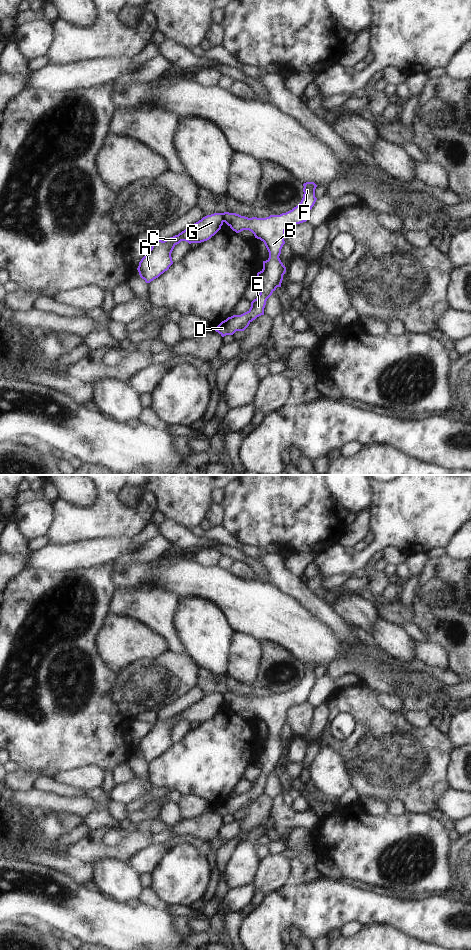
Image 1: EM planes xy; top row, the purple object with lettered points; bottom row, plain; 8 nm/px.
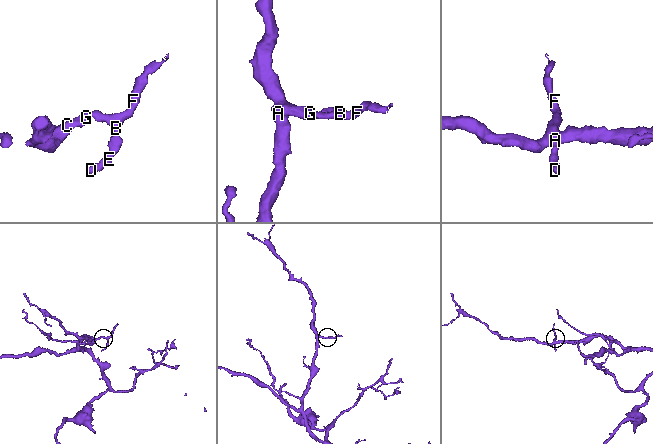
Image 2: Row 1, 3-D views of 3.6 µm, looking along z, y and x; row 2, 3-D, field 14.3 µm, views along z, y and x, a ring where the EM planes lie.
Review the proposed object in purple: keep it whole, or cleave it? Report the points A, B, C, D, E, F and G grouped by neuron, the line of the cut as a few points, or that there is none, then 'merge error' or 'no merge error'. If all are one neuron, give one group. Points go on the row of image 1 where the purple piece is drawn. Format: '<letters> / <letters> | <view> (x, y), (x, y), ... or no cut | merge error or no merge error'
A C G / B D E F | xy (222, 213), (224, 221) | merge error

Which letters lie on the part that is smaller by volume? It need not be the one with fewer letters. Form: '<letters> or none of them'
B, D, E, F

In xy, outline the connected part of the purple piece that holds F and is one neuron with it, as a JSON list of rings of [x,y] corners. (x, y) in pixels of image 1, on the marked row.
[[[306,182],[303,186],[304,194],[301,202],[286,213],[270,215],[266,218],[248,218],[236,213],[223,213],[223,221],[233,231],[239,233],[249,230],[255,238],[263,241],[269,252],[269,258],[263,261],[263,269],[257,273],[256,282],[260,285],[261,290],[257,298],[251,302],[250,309],[241,315],[228,317],[215,327],[215,331],[222,337],[233,335],[236,331],[244,331],[253,320],[264,315],[267,299],[277,287],[281,287],[286,267],[279,256],[285,244],[285,230],[292,225],[306,222],[309,212],[317,200],[315,197],[317,185],[314,182]]]

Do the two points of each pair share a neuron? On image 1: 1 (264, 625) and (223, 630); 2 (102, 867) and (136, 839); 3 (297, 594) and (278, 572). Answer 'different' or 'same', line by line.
1: different
2: different
3: same

